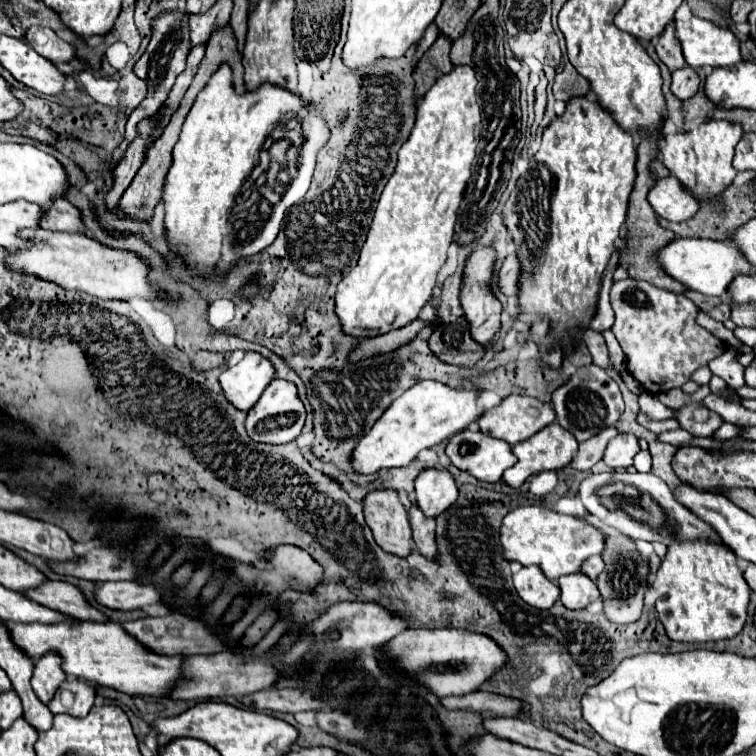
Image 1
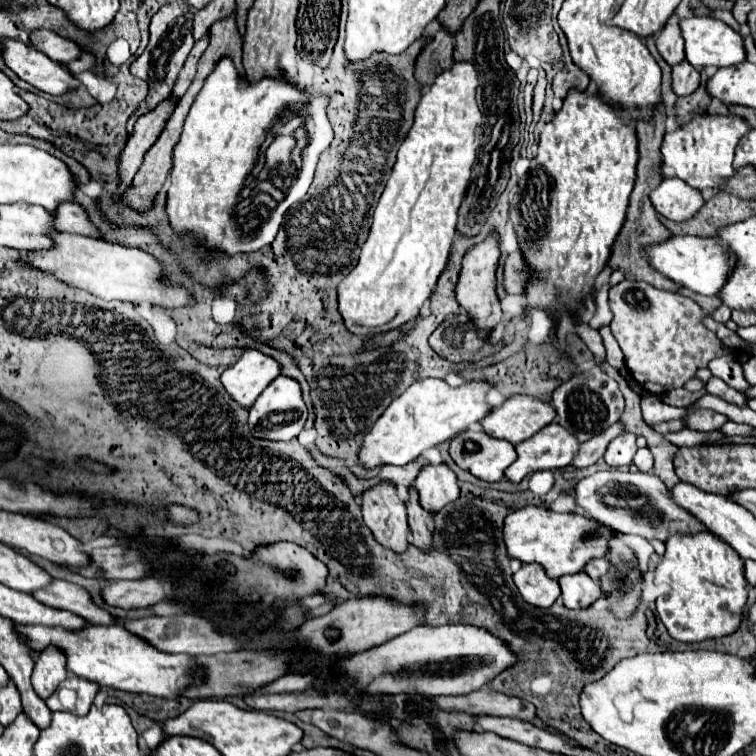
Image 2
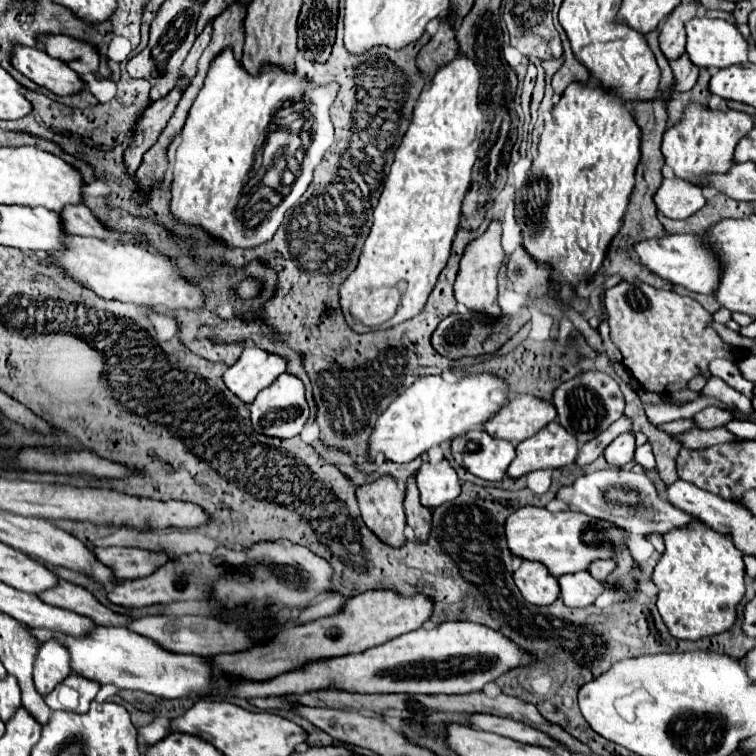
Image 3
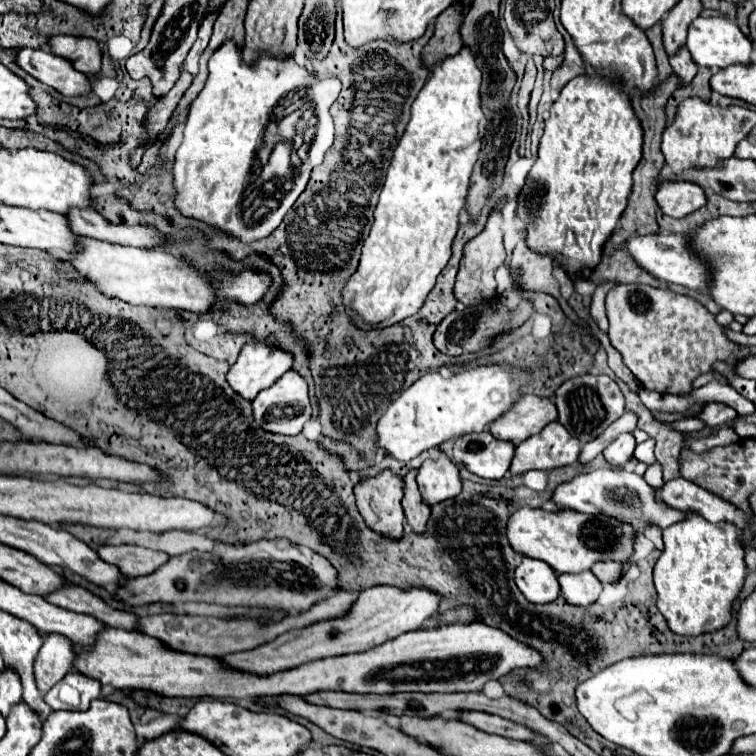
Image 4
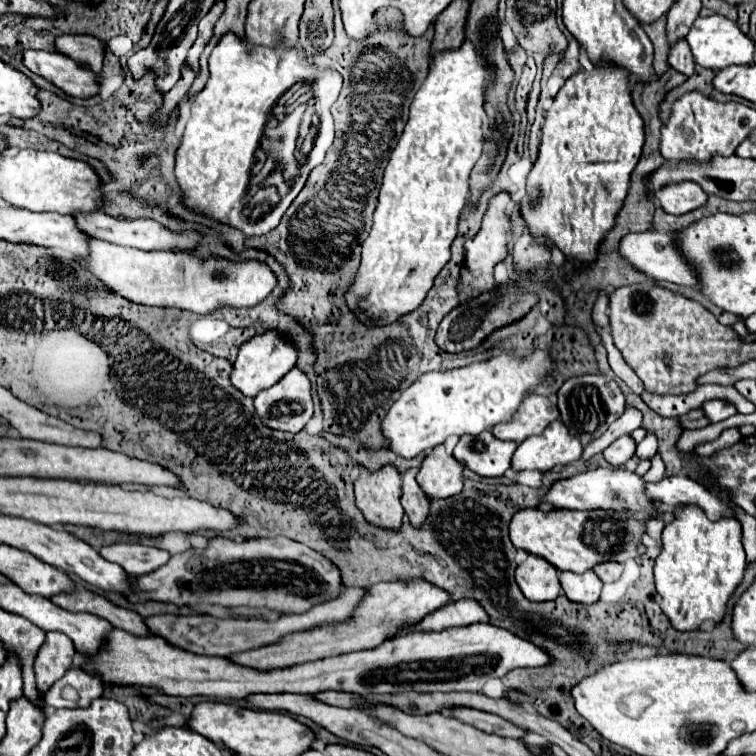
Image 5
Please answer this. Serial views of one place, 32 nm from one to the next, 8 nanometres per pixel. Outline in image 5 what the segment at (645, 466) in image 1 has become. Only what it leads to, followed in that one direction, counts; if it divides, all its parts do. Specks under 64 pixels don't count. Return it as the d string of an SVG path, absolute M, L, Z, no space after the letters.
M648 434L640 444L638 444L638 448L636 448L636 456L640 458L640 460L652 460L654 458L654 454L656 454L656 436L654 434Z

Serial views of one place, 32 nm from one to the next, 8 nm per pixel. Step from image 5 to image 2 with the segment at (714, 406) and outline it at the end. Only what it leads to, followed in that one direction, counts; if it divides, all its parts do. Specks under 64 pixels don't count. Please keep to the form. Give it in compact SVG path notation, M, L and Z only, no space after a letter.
M688 410L682 420L684 420L688 430L712 432L712 430L718 430L726 422L726 416L722 416L722 414L714 412L714 410L702 410L700 414L690 414L690 410Z

